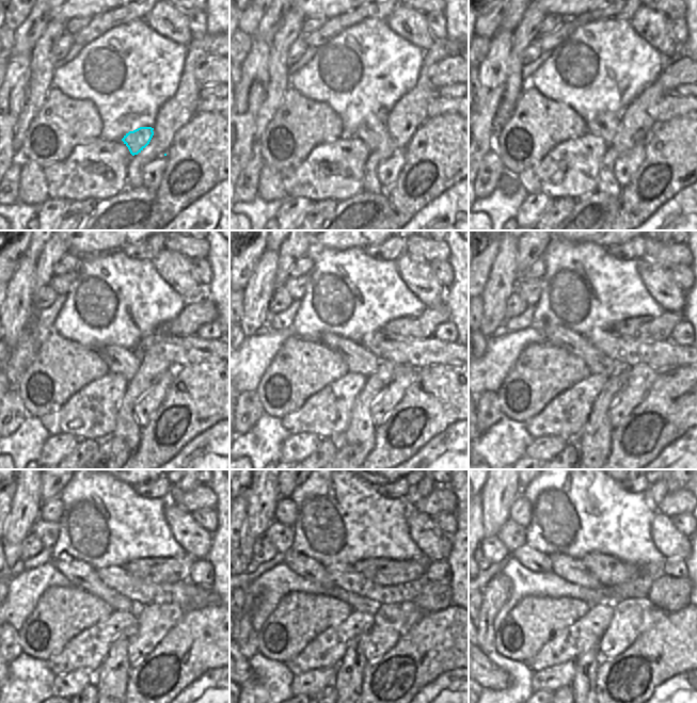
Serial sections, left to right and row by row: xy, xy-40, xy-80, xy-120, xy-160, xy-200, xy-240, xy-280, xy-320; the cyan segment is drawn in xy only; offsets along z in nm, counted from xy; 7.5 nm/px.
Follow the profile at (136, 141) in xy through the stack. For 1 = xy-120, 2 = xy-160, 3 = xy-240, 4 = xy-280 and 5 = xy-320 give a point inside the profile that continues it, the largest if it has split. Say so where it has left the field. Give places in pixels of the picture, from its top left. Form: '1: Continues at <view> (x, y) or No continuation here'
1: Continues at xy-120 (120, 360)
2: Continues at xy-160 (360, 360)
3: Continues at xy-240 (79, 574)
4: Continues at xy-280 (304, 565)
5: Continues at xy-320 (531, 558)

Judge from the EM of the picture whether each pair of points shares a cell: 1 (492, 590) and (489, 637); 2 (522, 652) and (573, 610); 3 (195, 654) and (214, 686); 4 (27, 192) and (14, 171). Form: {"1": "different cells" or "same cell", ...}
{"1": "same cell", "2": "same cell", "3": "different cells", "4": "different cells"}

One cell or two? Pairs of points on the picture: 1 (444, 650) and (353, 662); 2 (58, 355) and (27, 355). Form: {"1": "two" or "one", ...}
{"1": "two", "2": "two"}

